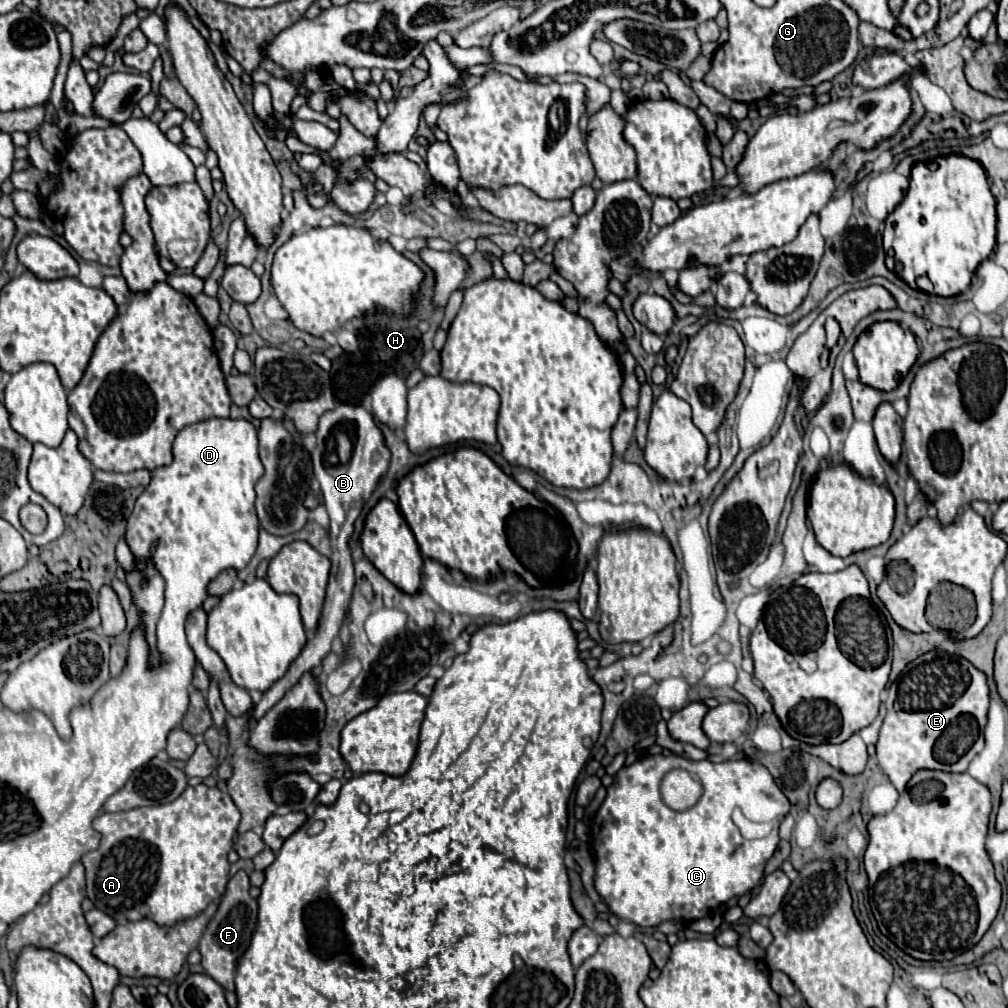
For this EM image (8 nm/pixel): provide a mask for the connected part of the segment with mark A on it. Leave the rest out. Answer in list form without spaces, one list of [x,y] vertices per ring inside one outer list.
[[[203,783],[187,787],[173,803],[161,807],[139,807],[121,815],[103,813],[93,821],[103,835],[101,845],[81,859],[87,871],[87,897],[117,923],[147,917],[157,925],[175,925],[195,917],[225,893],[227,853],[239,819],[231,795]]]

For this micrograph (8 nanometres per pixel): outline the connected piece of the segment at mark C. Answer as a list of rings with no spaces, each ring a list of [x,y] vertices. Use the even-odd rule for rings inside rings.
[[[655,755],[623,767],[617,773],[615,783],[607,789],[607,797],[591,825],[591,845],[597,861],[595,887],[611,913],[637,927],[657,927],[665,921],[703,919],[713,907],[749,893],[763,877],[765,863],[775,853],[779,835],[777,831],[771,831],[765,839],[743,839],[739,827],[731,821],[735,807],[743,807],[743,813],[789,813],[789,801],[775,785],[771,773],[761,763],[749,759],[713,763],[707,759],[689,761],[677,755]],[[671,769],[687,769],[701,779],[703,797],[695,807],[673,811],[663,803],[659,783]]]

